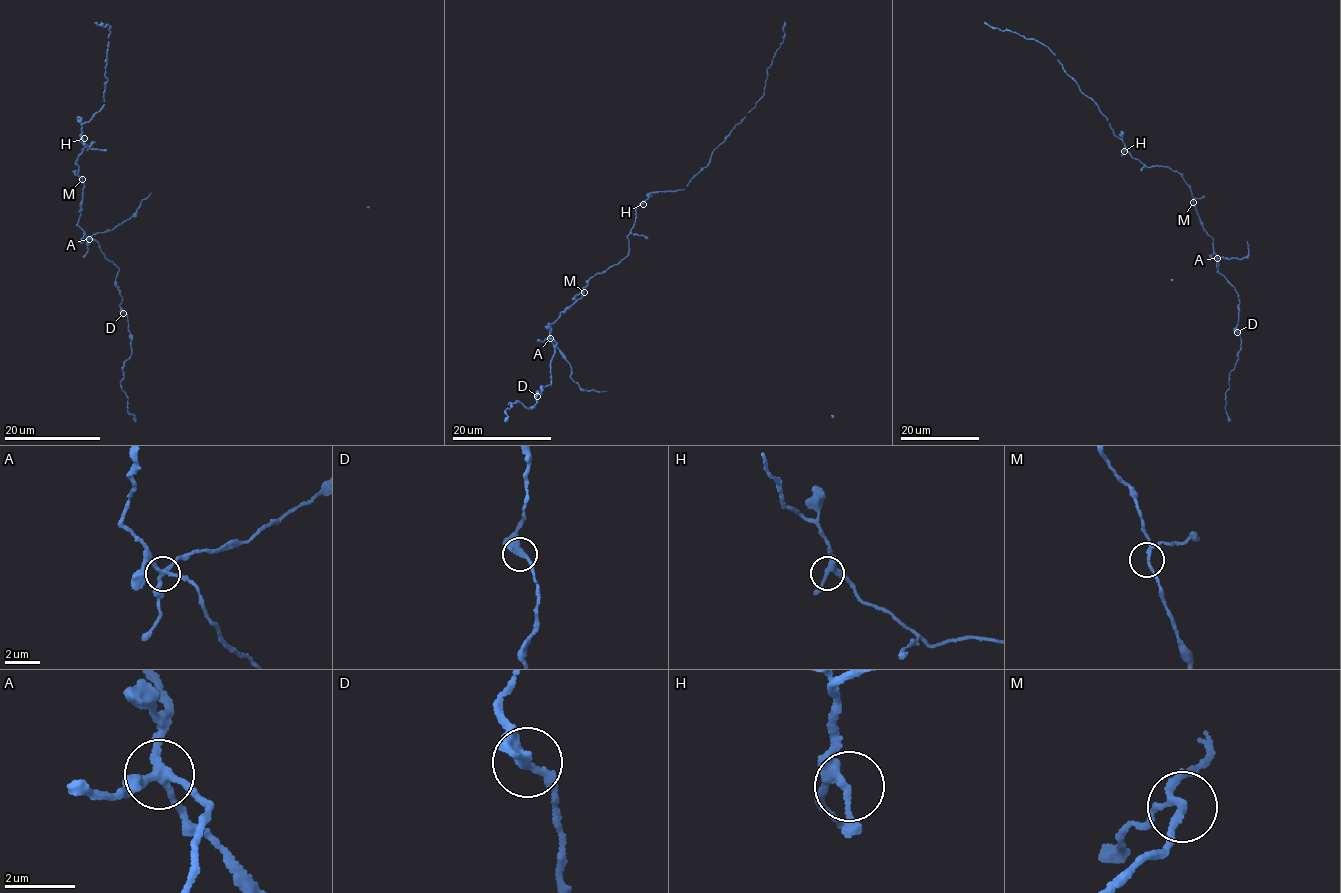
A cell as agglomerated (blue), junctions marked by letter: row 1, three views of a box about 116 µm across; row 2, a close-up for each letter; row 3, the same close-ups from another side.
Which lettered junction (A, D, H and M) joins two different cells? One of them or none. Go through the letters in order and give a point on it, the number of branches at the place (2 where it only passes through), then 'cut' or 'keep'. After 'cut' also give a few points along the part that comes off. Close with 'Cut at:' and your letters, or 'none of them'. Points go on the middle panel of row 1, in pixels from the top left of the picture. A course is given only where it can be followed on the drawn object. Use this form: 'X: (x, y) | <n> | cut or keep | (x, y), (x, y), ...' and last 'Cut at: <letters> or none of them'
A: (550, 338) | 4 | cut | (549, 338), (570, 364), (571, 379), (578, 386), (585, 390), (606, 391)
D: (537, 396) | 3 | keep
H: (643, 204) | 3 | keep
M: (584, 292) | 3 | keep
Cut at: A

